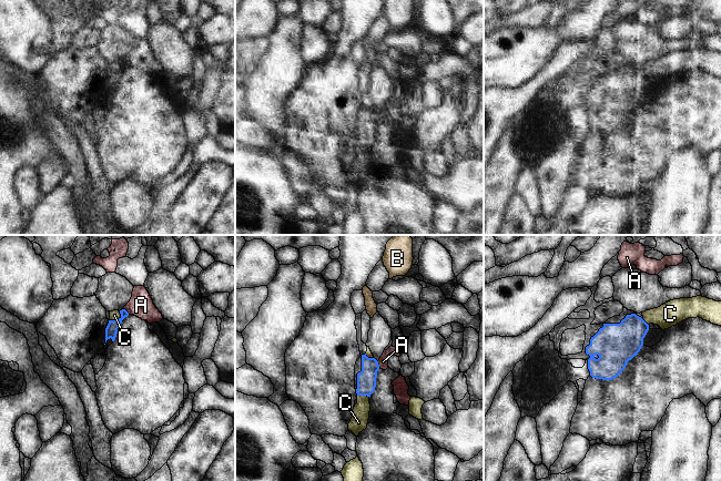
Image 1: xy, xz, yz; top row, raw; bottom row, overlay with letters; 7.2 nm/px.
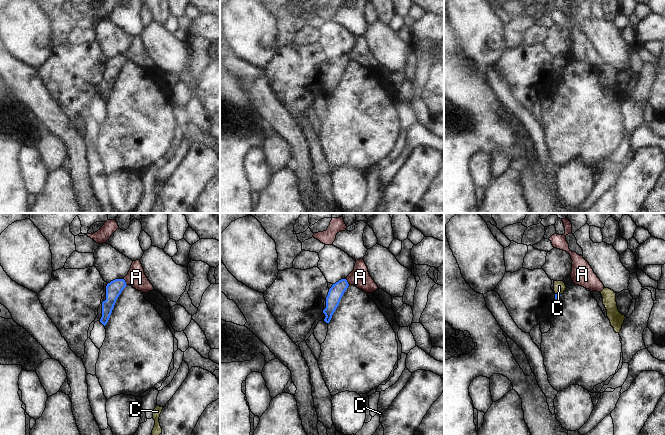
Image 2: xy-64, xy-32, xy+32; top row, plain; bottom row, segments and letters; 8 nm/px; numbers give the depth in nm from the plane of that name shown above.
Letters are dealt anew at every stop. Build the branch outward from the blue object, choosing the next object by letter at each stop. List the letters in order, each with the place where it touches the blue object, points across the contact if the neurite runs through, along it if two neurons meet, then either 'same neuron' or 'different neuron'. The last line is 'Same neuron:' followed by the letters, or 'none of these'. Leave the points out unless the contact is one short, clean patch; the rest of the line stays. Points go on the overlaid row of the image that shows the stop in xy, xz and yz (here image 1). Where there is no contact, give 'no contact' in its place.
A: xy (127, 311) | across xy (113, 326), (127, 311), (132, 307), (141, 305) | same neuron
B: xz (369, 358) | along xz (365, 354), (373, 358) | different neuron
C: xy (117, 319) | along xy (120, 311), (118, 318), (109, 320) | different neuron
Same neuron: A

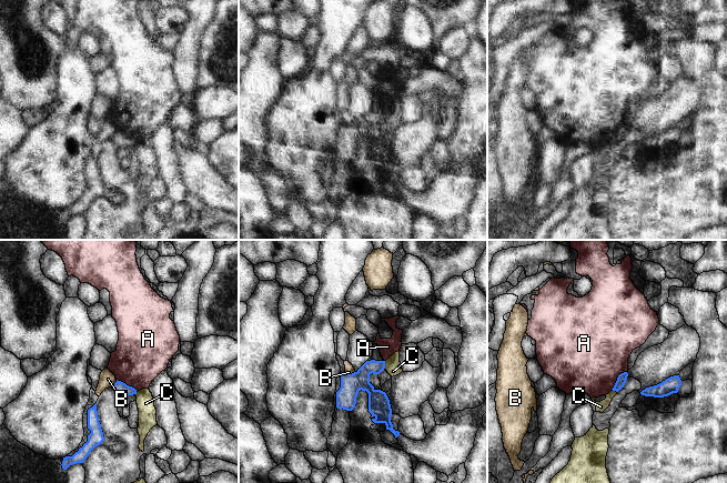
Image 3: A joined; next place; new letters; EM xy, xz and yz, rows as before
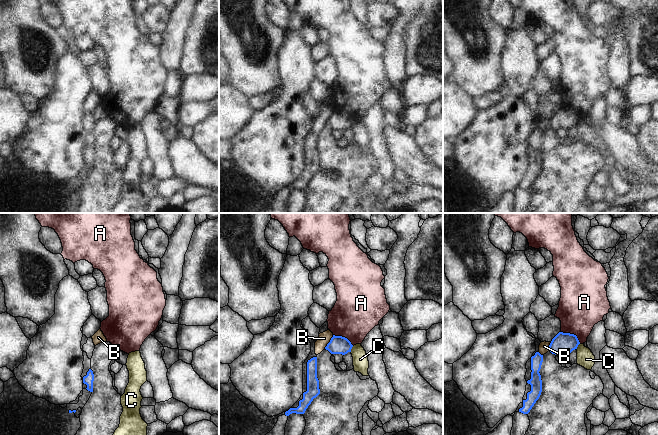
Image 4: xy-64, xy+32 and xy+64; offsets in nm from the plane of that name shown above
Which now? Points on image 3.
A: yz (617, 379) | along yz (626, 371), (618, 375), (611, 389) | different neuron
B: xz (349, 374) | along xz (354, 371), (351, 373), (344, 372) | different neuron
C: xz (384, 364) | along xz (384, 361), (385, 368) | different neuron
Same neuron: none of these

